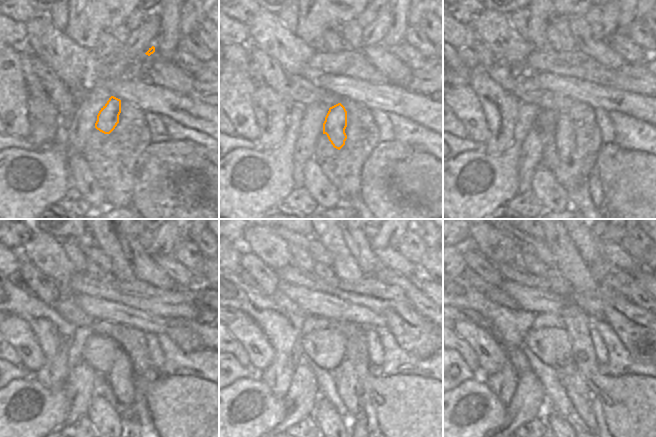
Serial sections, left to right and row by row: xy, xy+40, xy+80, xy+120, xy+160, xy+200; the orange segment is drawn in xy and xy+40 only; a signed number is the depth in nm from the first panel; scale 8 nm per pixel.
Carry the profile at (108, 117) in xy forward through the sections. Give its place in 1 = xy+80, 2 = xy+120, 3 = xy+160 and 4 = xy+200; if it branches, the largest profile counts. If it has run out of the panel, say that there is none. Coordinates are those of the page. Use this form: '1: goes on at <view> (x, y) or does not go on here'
1: goes on at xy+80 (564, 136)
2: goes on at xy+120 (120, 377)
3: goes on at xy+160 (348, 386)
4: goes on at xy+200 (574, 384)

